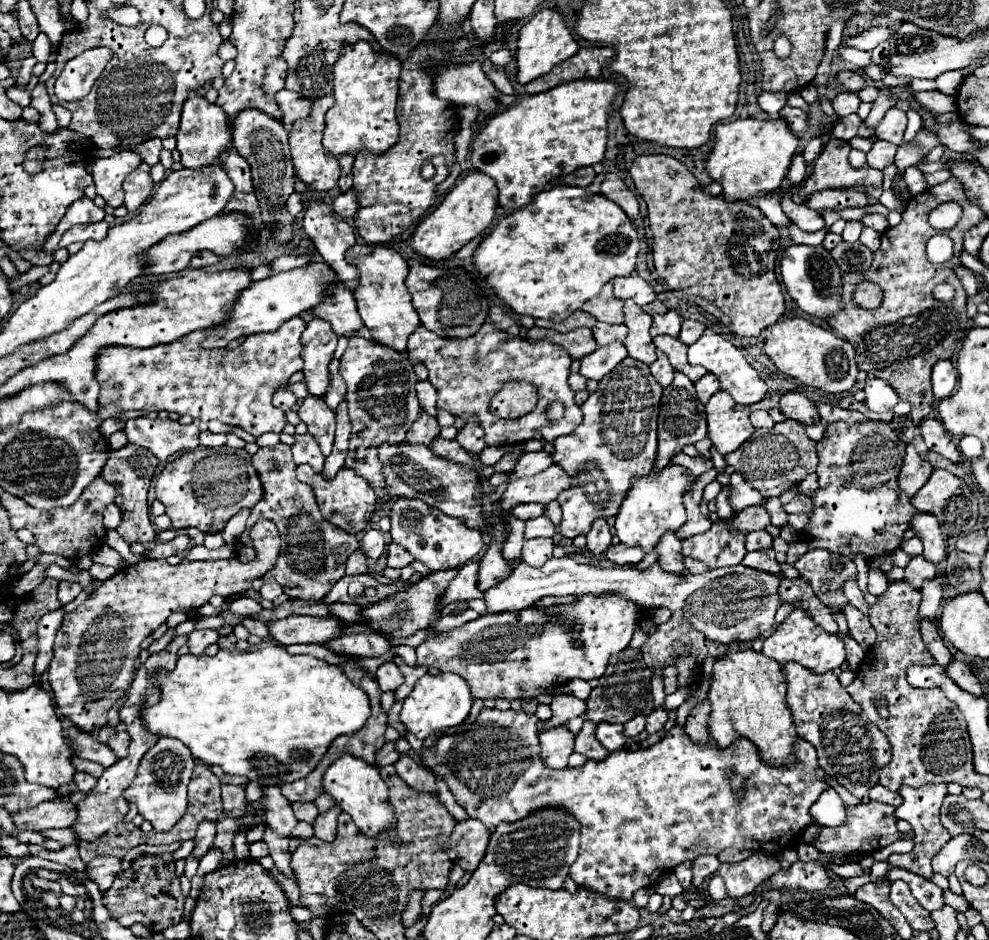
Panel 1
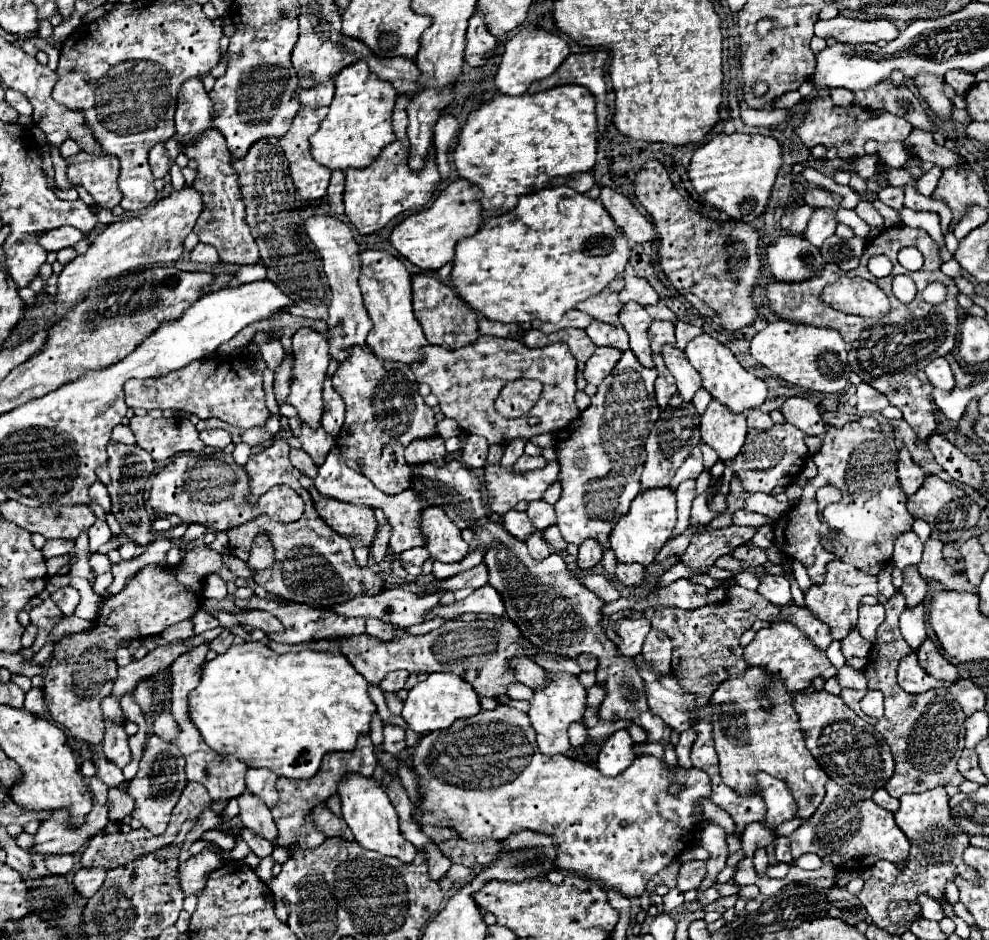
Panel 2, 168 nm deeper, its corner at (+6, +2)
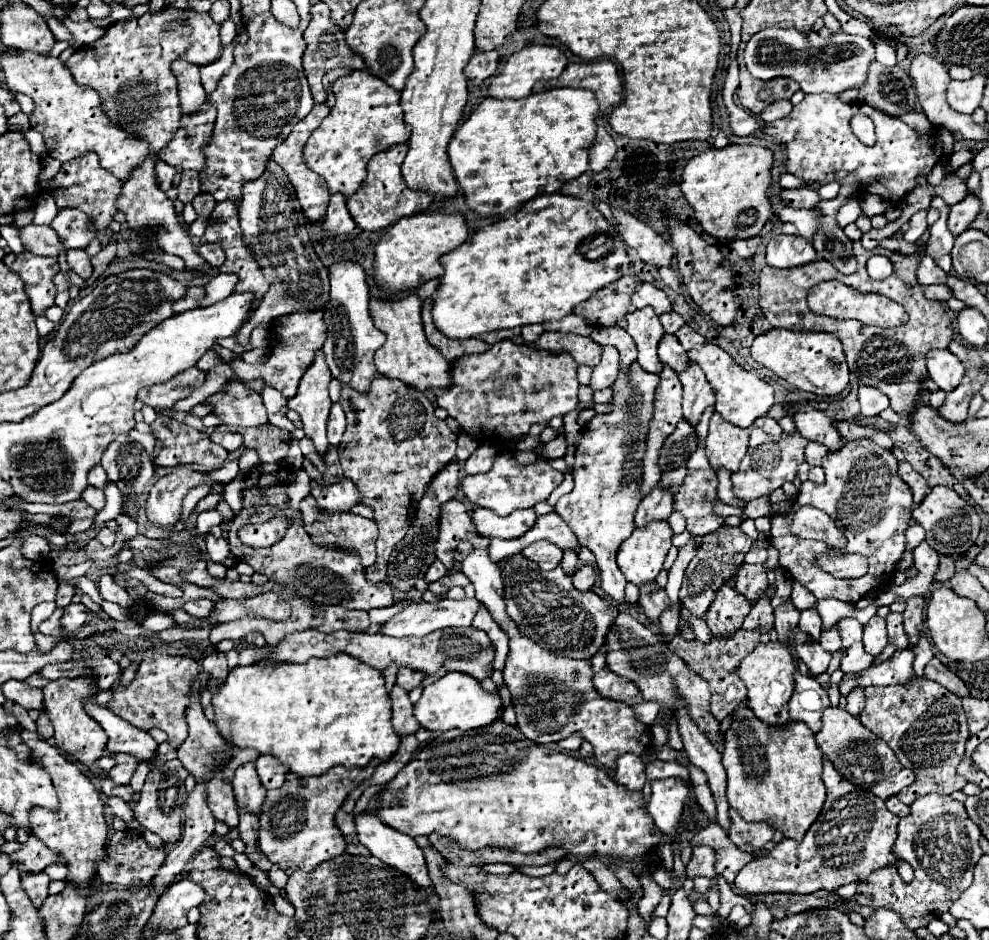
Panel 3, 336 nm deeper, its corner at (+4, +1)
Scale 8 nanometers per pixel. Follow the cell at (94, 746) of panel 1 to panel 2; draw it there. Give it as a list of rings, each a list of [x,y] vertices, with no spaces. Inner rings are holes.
[[[94,755],[94,765],[96,765],[96,769],[98,769],[96,777],[98,777],[100,781],[104,781],[108,787],[118,787],[120,783],[124,783],[124,781],[126,781],[126,777],[124,777],[122,769],[118,769],[114,763],[106,761],[104,757]]]

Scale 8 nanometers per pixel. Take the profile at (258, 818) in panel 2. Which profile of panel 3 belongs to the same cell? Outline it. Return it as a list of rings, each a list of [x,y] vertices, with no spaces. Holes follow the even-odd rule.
[[[242,764],[236,768],[234,772],[234,794],[236,794],[236,802],[242,810],[250,812],[250,814],[260,814],[262,810],[262,802],[266,798],[266,790],[256,774],[254,764]]]

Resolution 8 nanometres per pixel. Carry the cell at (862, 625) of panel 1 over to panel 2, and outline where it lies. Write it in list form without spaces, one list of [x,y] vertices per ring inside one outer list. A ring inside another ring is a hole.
[[[852,629],[850,635],[842,641],[840,649],[842,649],[842,653],[844,653],[846,659],[852,659],[852,657],[868,657],[872,645],[862,639],[862,635],[858,633],[858,629]]]

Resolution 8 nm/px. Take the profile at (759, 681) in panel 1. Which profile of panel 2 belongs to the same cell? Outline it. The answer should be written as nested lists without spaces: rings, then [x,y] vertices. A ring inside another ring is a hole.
[[[760,667],[746,669],[744,673],[724,681],[710,701],[714,715],[714,741],[720,759],[720,777],[736,793],[760,793],[756,773],[764,771],[788,783],[790,793],[796,799],[796,817],[808,819],[824,799],[824,785],[828,775],[814,761],[812,753],[804,745],[804,735],[798,723],[798,715],[792,707],[792,695],[786,693],[782,681],[762,673]],[[758,693],[764,693],[772,707],[766,711],[760,705]]]

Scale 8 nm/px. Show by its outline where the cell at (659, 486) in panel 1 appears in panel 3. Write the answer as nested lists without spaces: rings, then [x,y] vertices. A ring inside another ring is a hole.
[[[666,520],[634,528],[632,536],[618,548],[618,566],[626,580],[636,586],[654,580],[672,546],[672,536],[674,532]]]

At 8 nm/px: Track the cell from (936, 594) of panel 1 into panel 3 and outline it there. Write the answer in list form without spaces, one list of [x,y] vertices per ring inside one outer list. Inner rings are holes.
[[[924,632],[920,634],[920,638],[918,638],[918,642],[912,646],[912,650],[914,650],[914,654],[916,654],[914,670],[916,670],[918,676],[922,676],[922,674],[924,674],[924,666],[926,666],[926,664],[932,660],[932,656],[934,656],[932,644],[928,642],[928,638],[926,638]]]

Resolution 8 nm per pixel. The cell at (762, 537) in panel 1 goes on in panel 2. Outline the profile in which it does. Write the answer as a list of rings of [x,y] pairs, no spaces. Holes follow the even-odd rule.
[[[740,545],[732,555],[734,555],[734,559],[742,561],[746,567],[754,567],[754,565],[764,565],[766,563],[766,551],[760,549],[760,547]]]

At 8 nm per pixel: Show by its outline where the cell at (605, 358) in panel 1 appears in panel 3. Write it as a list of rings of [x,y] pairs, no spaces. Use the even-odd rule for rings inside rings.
[[[606,346],[600,364],[592,370],[590,388],[592,388],[592,390],[604,390],[604,388],[610,388],[612,382],[616,380],[618,370],[620,370],[620,362],[618,362],[618,352],[616,352],[616,348]]]

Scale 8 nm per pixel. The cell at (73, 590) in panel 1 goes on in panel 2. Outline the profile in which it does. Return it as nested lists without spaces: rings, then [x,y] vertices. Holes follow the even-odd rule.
[[[62,587],[56,593],[52,593],[52,601],[62,609],[64,615],[72,615],[76,605],[80,603],[80,593],[74,587]]]

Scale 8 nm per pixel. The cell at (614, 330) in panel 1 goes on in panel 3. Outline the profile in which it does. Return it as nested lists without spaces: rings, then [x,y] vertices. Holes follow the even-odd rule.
[[[596,326],[590,334],[594,342],[600,346],[614,346],[620,352],[620,366],[626,370],[630,362],[636,360],[636,344],[632,342],[632,336],[618,326]]]

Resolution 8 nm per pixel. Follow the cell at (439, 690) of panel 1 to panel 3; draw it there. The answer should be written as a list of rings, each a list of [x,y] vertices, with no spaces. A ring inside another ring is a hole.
[[[448,672],[446,676],[442,676],[440,680],[436,680],[434,684],[422,690],[420,700],[414,704],[414,718],[420,722],[422,728],[430,732],[446,732],[450,728],[472,730],[472,728],[488,726],[488,722],[500,718],[498,714],[500,708],[502,708],[500,696],[482,690],[476,678],[460,672]]]

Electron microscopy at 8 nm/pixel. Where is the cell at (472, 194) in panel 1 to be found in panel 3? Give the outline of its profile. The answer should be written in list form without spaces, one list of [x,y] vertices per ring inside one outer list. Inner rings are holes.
[[[440,208],[430,214],[422,212],[416,216],[404,216],[376,244],[374,278],[380,286],[390,288],[394,292],[418,288],[426,280],[444,274],[440,258],[460,246],[460,242],[466,242],[468,236],[470,230],[466,218],[460,212],[450,212],[448,208]]]

